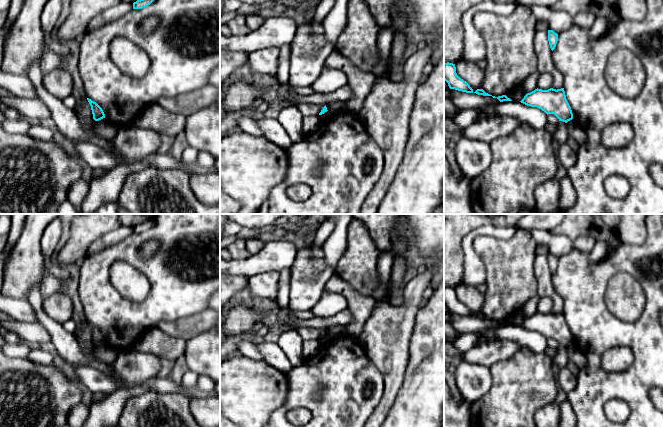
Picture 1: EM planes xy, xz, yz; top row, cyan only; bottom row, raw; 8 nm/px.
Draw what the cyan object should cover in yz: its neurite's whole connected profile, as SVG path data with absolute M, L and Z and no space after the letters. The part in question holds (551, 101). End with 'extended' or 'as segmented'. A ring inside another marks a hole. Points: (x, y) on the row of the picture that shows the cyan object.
M564 88L548 90L535 89L527 93L520 101L521 103L537 107L544 111L547 115L554 114L559 121L567 123L573 119L571 107L566 99Z; as segmented

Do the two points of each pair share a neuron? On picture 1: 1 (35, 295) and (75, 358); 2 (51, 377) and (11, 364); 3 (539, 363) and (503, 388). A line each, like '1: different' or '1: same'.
1: same
2: same
3: same

